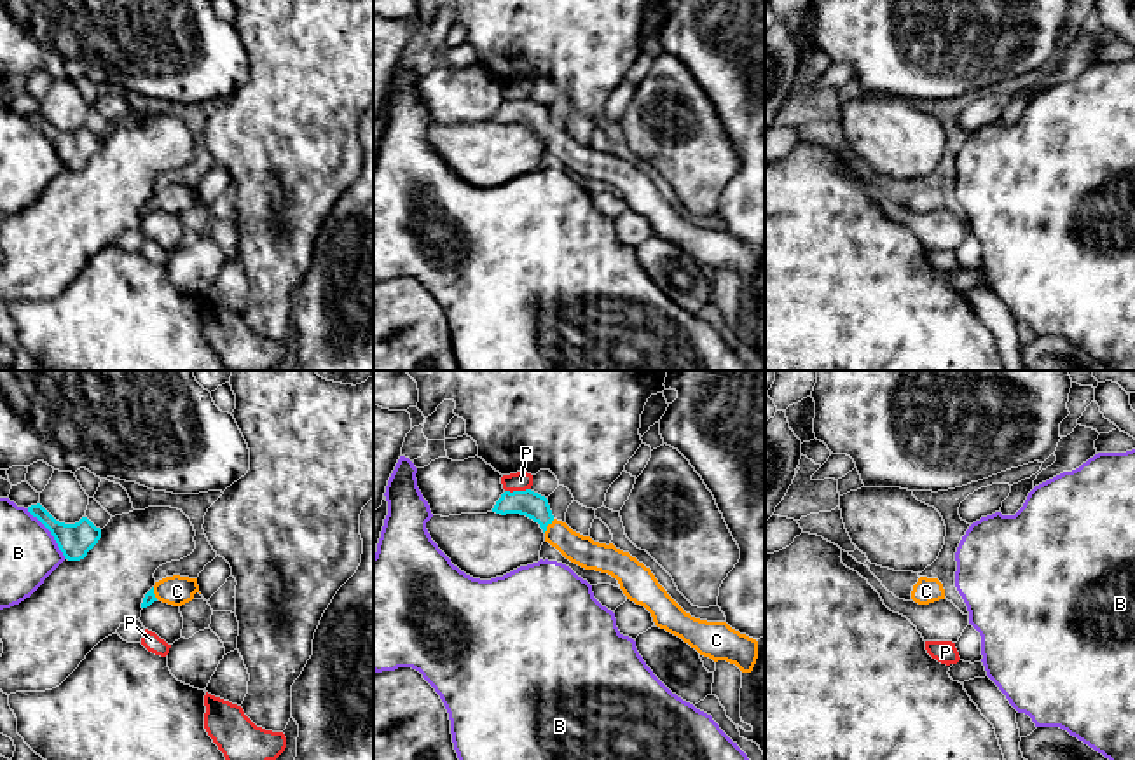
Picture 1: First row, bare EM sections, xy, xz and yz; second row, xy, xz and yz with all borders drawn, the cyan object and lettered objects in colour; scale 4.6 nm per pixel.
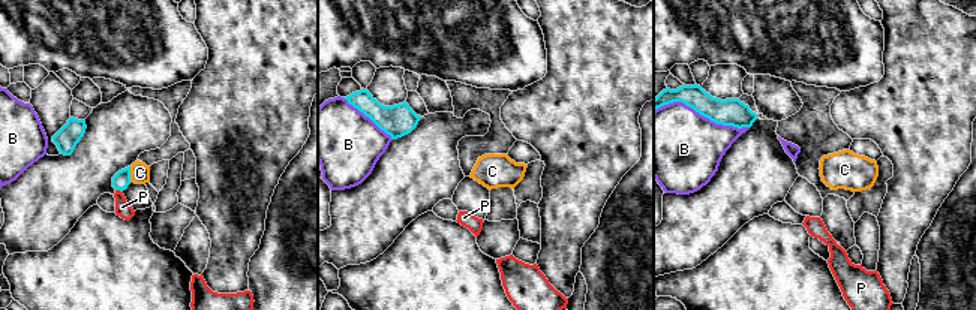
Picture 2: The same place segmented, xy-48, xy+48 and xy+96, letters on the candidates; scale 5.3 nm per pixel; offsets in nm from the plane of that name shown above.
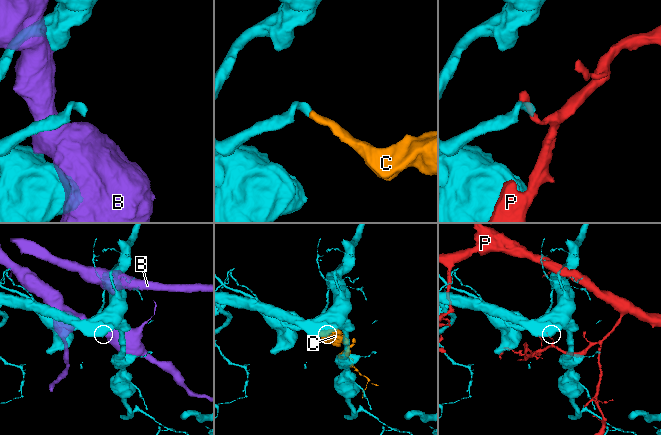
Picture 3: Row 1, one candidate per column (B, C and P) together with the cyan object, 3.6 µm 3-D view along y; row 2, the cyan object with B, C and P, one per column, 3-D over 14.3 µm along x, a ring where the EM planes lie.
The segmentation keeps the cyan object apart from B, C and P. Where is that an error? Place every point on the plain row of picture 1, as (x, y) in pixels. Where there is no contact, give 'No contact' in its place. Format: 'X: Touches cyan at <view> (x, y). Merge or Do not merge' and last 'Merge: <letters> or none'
B: Touches cyan at xy (51, 142). Do not merge
C: Touches cyan at xz (547, 133). Merge
P: Touches cyan at xz (517, 100). Do not merge
Merge: C

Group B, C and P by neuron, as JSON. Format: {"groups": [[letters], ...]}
{"groups": [["B"], ["C"], ["P"]]}

